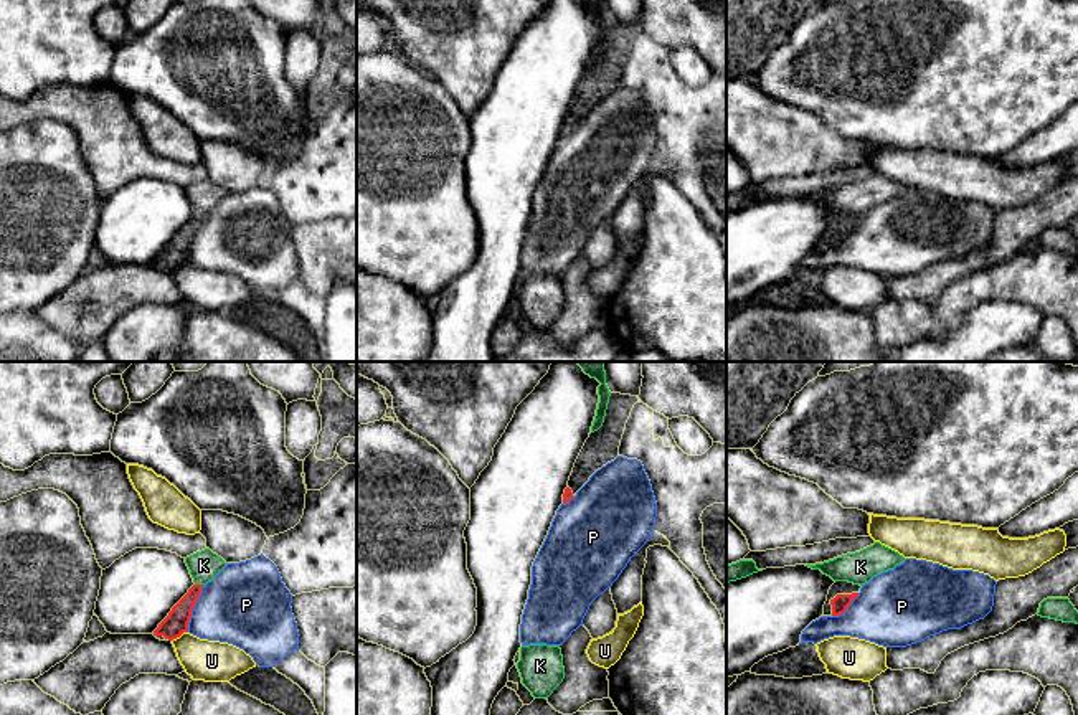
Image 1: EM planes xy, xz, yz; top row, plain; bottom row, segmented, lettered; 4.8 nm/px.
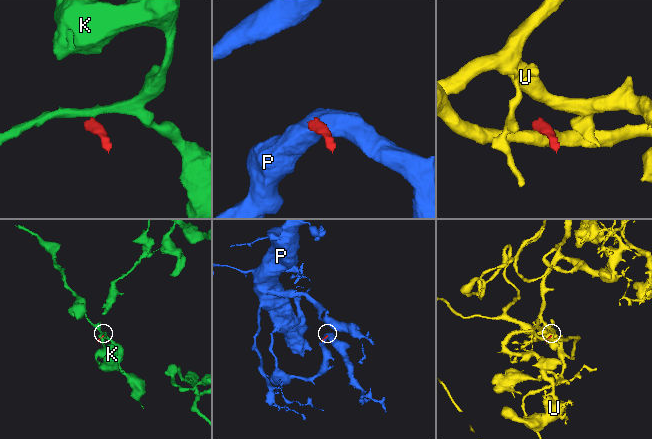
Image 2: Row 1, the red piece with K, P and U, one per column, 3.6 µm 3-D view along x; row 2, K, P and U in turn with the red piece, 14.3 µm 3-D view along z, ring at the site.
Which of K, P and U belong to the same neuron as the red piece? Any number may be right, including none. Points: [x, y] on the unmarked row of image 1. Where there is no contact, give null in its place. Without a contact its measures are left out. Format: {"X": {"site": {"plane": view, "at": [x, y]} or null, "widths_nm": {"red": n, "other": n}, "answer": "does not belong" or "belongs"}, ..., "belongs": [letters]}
{"K": {"site": {"plane": "xy", "at": [198, 215]}, "widths_nm": {"red": 110, "other": 150}, "answer": "does not belong"}, "P": {"site": {"plane": "xy", "at": [193, 236]}, "widths_nm": {"red": 110, "other": 400}, "answer": "does not belong"}, "U": {"site": {"plane": "xy", "at": [179, 266]}, "widths_nm": {"red": 110, "other": 200}, "answer": "does not belong"}, "belongs": []}

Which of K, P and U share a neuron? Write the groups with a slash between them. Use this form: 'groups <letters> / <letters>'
groups K / P / U

